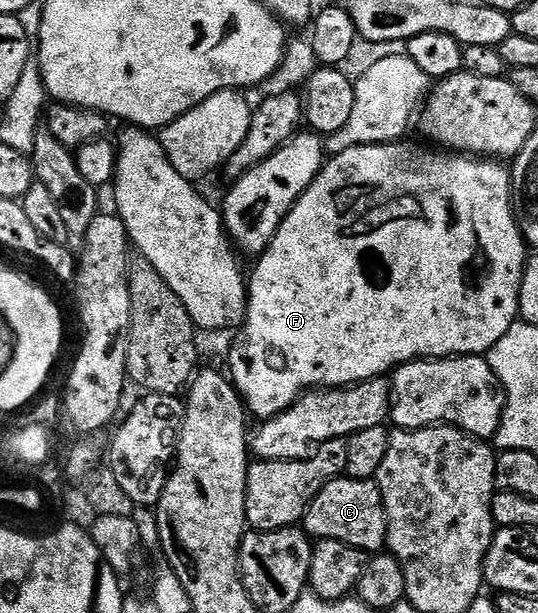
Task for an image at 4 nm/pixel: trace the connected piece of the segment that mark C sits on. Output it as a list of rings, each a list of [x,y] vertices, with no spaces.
[[[345,475],[329,481],[314,496],[304,518],[304,529],[318,541],[339,541],[377,555],[386,549],[386,512],[377,480],[356,479]]]

